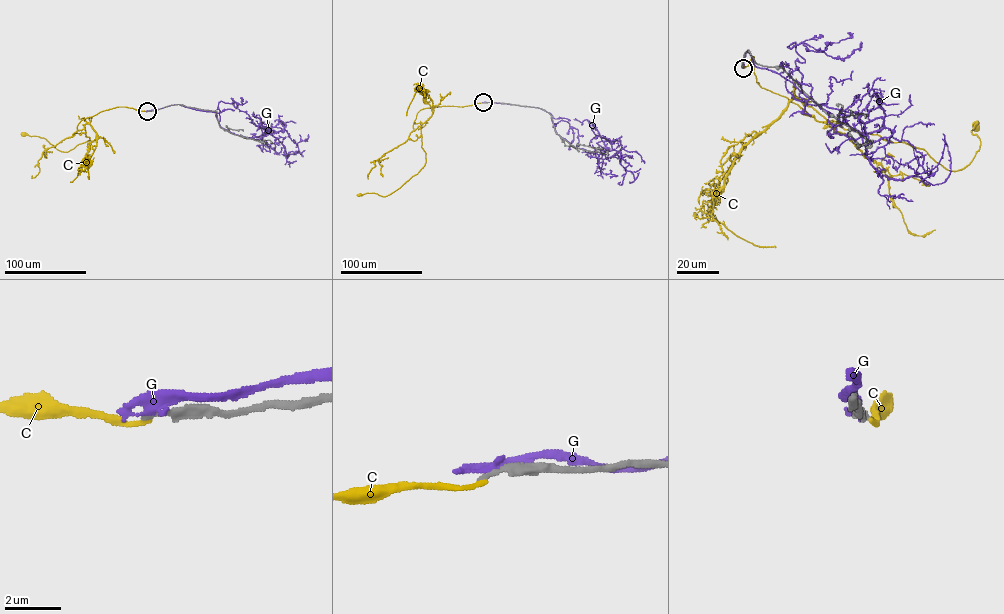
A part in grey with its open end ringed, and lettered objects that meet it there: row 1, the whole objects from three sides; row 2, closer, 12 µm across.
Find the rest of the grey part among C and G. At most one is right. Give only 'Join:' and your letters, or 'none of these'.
Join: none of these

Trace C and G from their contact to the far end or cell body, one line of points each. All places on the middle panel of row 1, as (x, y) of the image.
C: (483, 102), (420, 110), (413, 128), (414, 130), (421, 126), (424, 166), (386, 196), (359, 194)
G: (483, 102), (549, 112), (556, 133), (597, 158), (620, 151), (626, 172), (620, 181)

